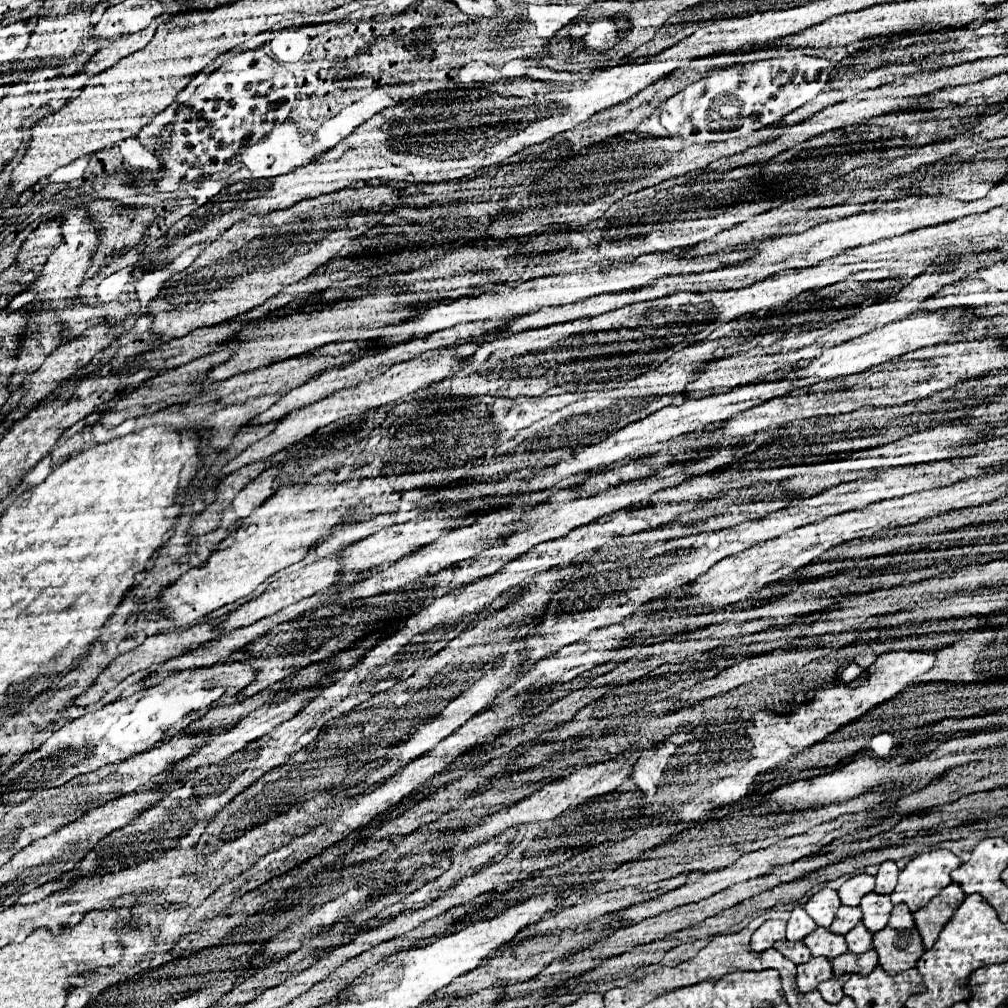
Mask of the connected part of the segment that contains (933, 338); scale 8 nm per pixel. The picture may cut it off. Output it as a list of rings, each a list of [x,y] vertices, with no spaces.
[[[952,310],[948,314],[912,314],[904,320],[898,322],[890,322],[878,330],[872,330],[868,334],[862,334],[860,338],[854,338],[850,342],[844,342],[840,346],[828,348],[824,350],[818,358],[802,364],[798,368],[798,388],[816,384],[820,380],[830,380],[830,378],[838,378],[838,376],[848,376],[848,374],[856,374],[862,370],[868,370],[870,366],[888,362],[892,358],[898,358],[910,350],[918,350],[924,346],[934,346],[934,344],[942,344],[948,342],[954,334],[958,334],[964,326],[964,318],[968,318],[968,312],[962,310]]]

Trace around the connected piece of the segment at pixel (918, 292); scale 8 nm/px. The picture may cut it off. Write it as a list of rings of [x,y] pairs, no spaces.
[[[920,274],[916,276],[906,288],[902,288],[896,294],[896,300],[922,300],[922,298],[930,298],[936,292],[940,292],[946,284],[950,284],[954,278],[950,274]]]

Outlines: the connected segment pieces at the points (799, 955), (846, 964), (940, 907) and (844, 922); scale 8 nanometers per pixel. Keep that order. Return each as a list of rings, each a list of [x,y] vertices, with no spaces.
[[[776,942],[774,948],[778,952],[782,952],[794,964],[804,964],[804,962],[808,962],[812,958],[810,950],[802,942]]]
[[[870,950],[866,954],[842,954],[840,958],[834,958],[832,960],[832,966],[834,966],[834,976],[842,976],[842,974],[860,974],[860,976],[866,976],[870,974],[878,964],[878,954],[876,950]]]
[[[950,884],[928,906],[924,906],[922,910],[914,914],[916,928],[926,948],[934,946],[938,934],[948,924],[948,920],[954,916],[956,908],[962,904],[964,898],[966,894],[962,892],[962,888],[958,884]]]
[[[840,906],[836,912],[836,918],[830,926],[830,932],[834,934],[848,934],[854,926],[858,926],[862,920],[862,912],[860,908],[852,908],[852,906]]]

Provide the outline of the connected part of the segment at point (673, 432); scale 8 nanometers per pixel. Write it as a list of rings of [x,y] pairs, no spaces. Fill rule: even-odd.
[[[774,376],[774,378],[766,378],[762,382],[756,382],[756,384],[748,384],[748,386],[738,386],[730,392],[724,392],[724,394],[718,394],[718,396],[706,396],[706,398],[698,398],[698,400],[688,400],[684,402],[682,406],[666,406],[654,414],[650,414],[648,418],[640,420],[640,422],[634,422],[614,434],[610,434],[606,440],[602,440],[600,444],[592,444],[592,446],[586,446],[586,448],[580,448],[576,450],[576,454],[566,460],[566,462],[560,462],[558,466],[550,466],[550,468],[542,468],[540,472],[534,474],[532,480],[528,480],[524,486],[522,486],[522,494],[530,492],[530,490],[540,490],[540,488],[546,488],[550,486],[552,482],[558,482],[562,478],[568,478],[572,474],[578,474],[578,472],[586,472],[586,470],[592,470],[592,468],[598,468],[598,466],[610,466],[618,460],[624,460],[626,456],[634,454],[636,450],[640,448],[646,448],[646,446],[652,446],[652,444],[658,444],[658,442],[666,442],[666,440],[674,440],[682,434],[688,434],[688,432],[696,432],[696,430],[702,430],[706,428],[708,424],[714,424],[714,422],[724,422],[726,418],[734,418],[738,416],[742,410],[748,410],[750,406],[758,406],[758,402],[766,402],[770,398],[778,398],[784,394],[784,388],[782,388],[782,376]]]

